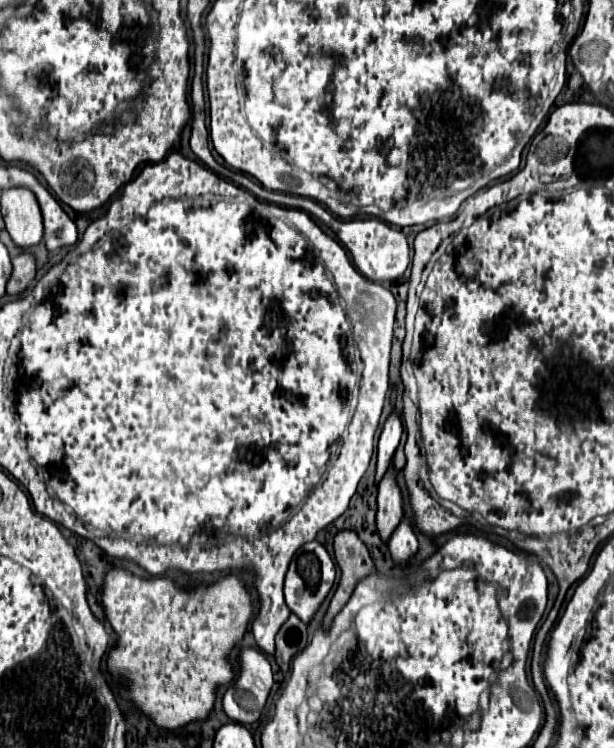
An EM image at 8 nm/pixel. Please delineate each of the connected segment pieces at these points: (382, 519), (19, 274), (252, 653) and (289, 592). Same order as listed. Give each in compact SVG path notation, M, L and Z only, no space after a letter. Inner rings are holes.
M390 469L386 479L378 485L378 513L376 513L376 529L384 543L390 541L390 535L402 521L402 493L396 485L396 473Z
M20 253L18 257L12 259L12 277L8 281L8 295L20 295L24 293L32 279L36 277L36 263L34 263L34 255L32 253Z
M242 649L240 665L240 675L230 683L222 705L232 721L248 725L262 717L274 679L270 663L262 651Z
M310 541L304 547L300 547L290 563L290 569L286 573L286 583L284 583L284 597L286 597L286 605L288 609L298 615L304 623L310 623L316 615L316 611L320 609L322 601L326 599L326 595L330 593L332 585L336 579L336 567L332 557L328 555L328 551L318 543L318 541Z

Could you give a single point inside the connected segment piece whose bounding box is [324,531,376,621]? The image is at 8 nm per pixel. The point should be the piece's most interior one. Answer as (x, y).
(352, 556)

